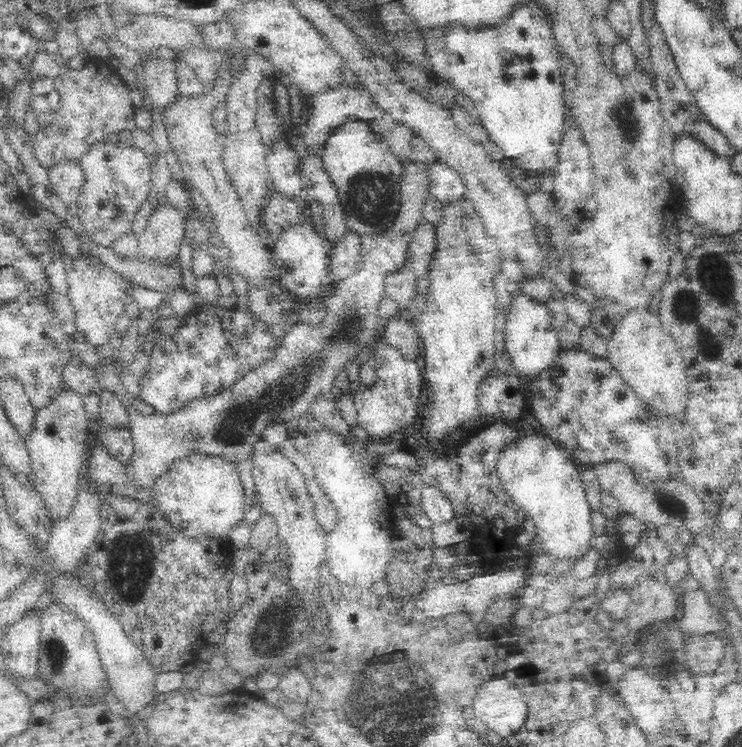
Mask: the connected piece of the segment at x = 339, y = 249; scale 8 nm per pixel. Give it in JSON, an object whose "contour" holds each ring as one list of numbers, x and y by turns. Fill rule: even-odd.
{"contour":[[348,232,332,245,329,260,328,283,333,285,352,276,360,262,361,235]]}

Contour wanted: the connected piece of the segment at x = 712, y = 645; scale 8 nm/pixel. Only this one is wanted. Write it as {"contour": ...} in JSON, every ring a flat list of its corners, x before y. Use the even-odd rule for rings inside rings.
{"contour":[[688,634,688,653,686,654,686,663,694,674,712,676,716,672,724,648,722,641,717,634,706,634,706,636,692,636]]}

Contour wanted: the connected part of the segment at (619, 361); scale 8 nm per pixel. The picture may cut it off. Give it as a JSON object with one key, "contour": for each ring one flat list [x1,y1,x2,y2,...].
{"contour":[[650,307,644,309,626,310,625,313,618,312,615,320,615,327,610,337,607,337,607,360,612,363,612,367,624,379,624,382,632,389,645,406,652,408,652,414,656,416,678,416,686,408,686,368,682,356,678,353,672,337,668,331,662,327,658,318,658,313]]}

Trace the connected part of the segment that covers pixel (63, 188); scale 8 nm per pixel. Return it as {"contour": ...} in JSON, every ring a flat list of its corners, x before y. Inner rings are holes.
{"contour":[[78,159,62,161,48,170,50,189,62,200,76,200,84,188,86,175,80,161]]}

